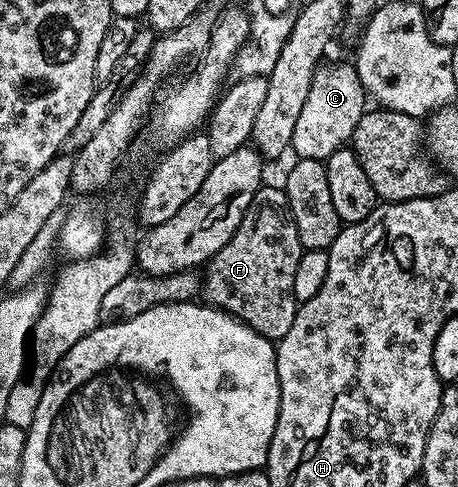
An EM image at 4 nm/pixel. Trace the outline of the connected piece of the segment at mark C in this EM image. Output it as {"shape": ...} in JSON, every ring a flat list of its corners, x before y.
{"shape":[[337,64,333,70,318,67,312,76,311,89,295,122,290,149,302,160,324,161,335,150,344,147,352,141,355,127,359,124,362,114,367,111,365,88,359,82,356,65]]}

